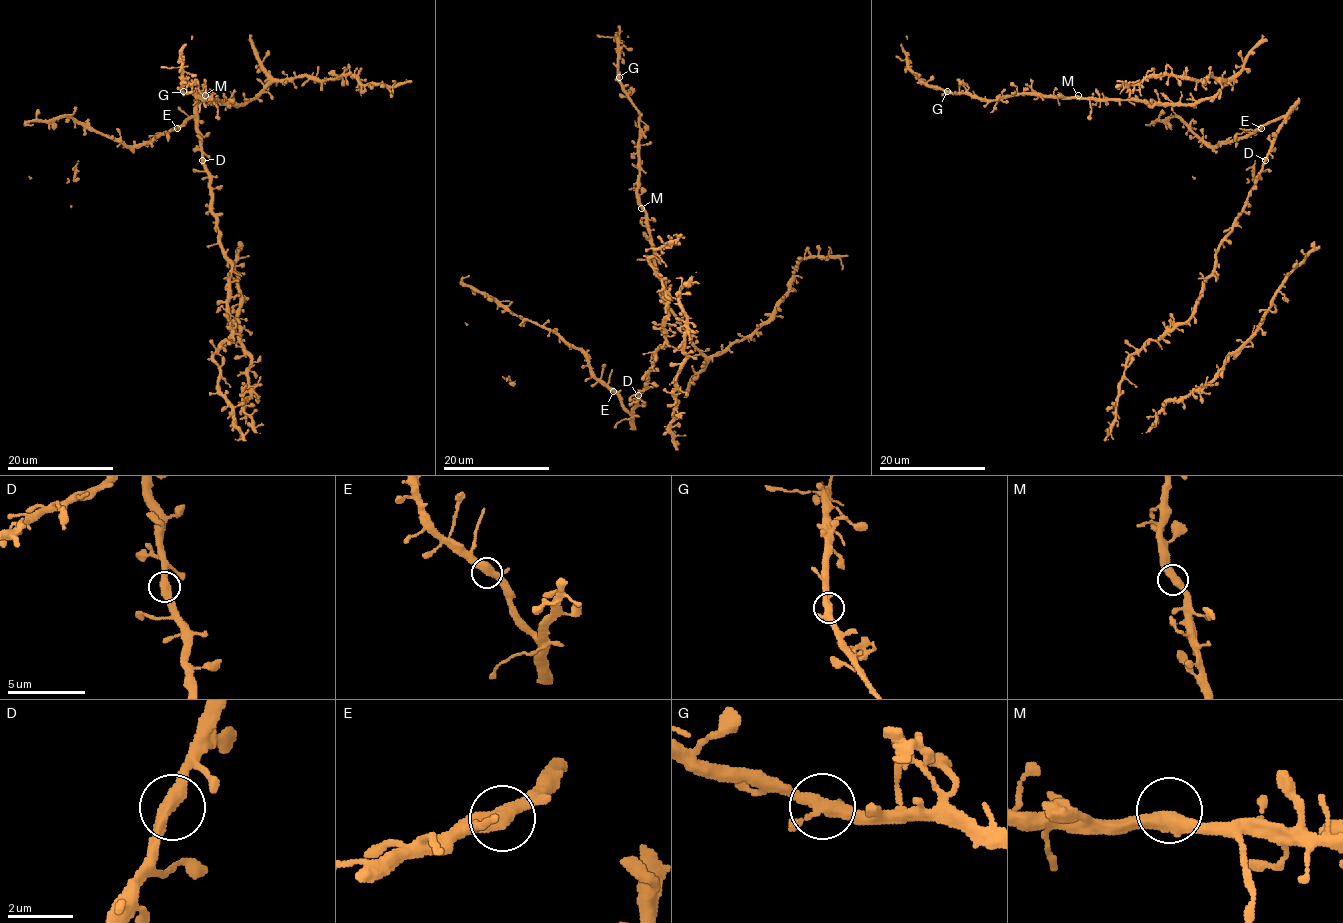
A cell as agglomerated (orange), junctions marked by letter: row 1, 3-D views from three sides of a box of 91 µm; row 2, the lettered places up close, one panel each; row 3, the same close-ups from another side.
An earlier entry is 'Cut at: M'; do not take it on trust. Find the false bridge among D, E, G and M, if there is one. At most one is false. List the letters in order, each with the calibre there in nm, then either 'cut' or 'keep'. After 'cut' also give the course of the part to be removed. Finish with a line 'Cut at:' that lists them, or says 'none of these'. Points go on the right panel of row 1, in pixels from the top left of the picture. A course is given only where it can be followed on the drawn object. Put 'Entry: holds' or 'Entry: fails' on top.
Entry: fails
D: calibre 440 nm; keep
E: calibre 460 nm; keep
G: calibre 440 nm; keep
M: calibre 440 nm; keep
Cut at: none of these

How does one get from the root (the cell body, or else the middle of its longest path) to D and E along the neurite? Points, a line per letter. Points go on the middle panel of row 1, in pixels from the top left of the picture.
D: (649, 377), (638, 395)
E: (649, 377), (630, 414), (613, 391)

